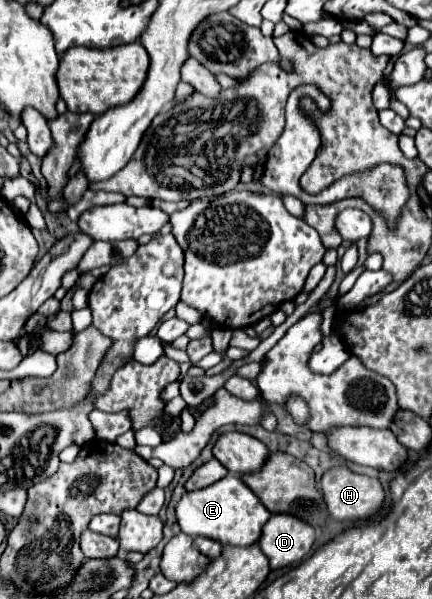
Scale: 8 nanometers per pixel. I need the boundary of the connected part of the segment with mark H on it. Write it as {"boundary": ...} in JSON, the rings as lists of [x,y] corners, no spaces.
{"boundary":[[[333,466],[321,476],[323,500],[335,520],[357,520],[373,514],[385,494],[377,478],[351,472],[347,466]]]}

